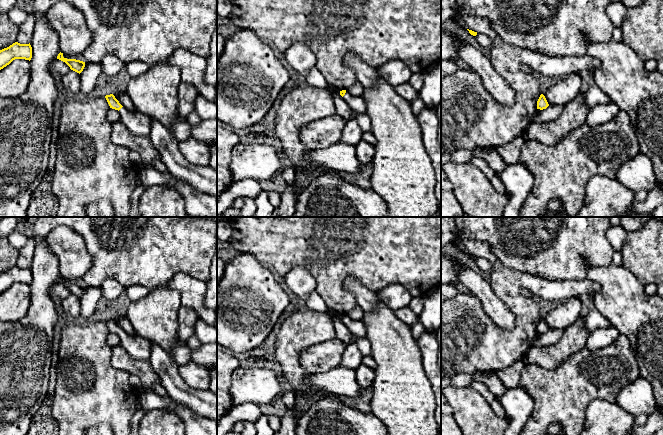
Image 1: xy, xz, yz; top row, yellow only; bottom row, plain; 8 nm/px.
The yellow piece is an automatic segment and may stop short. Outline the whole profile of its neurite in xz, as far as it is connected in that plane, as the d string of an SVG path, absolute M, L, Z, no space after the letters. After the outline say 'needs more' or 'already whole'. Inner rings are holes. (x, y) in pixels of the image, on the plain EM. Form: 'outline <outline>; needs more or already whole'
outline M346 314L340 315L340 319L349 329L354 339L366 338L366 327L362 320L354 321L350 319Z; needs more

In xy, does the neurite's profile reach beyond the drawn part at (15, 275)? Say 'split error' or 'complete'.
complete

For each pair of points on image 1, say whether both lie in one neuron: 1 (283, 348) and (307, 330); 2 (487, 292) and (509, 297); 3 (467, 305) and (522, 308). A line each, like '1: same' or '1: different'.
1: same
2: different
3: same

